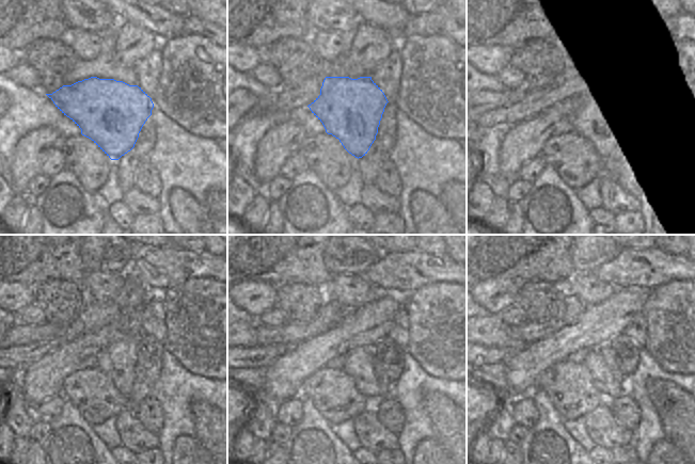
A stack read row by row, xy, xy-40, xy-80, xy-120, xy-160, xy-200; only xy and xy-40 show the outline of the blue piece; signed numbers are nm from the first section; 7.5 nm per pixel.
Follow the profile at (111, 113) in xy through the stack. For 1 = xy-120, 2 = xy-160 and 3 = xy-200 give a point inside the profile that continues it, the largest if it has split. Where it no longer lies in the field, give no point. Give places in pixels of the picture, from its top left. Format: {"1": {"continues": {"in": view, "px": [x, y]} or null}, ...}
{"1": {"continues": {"in": "xy-120", "px": [119, 361]}}, "2": {"continues": {"in": "xy-160", "px": [359, 364]}}, "3": {"continues": {"in": "xy-200", "px": [609, 385]}}}

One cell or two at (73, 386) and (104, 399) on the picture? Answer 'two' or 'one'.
one

